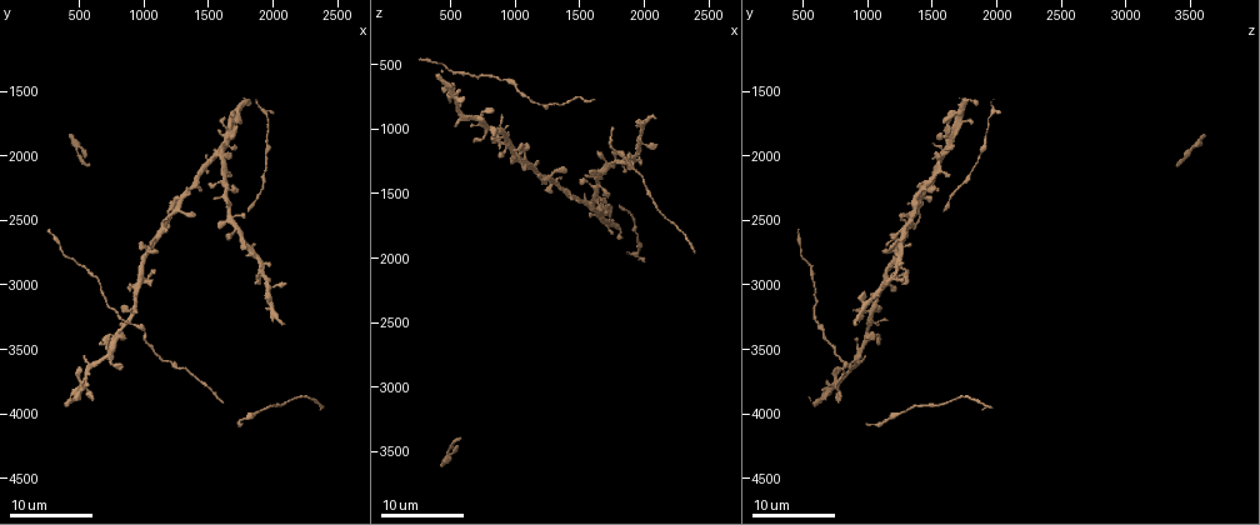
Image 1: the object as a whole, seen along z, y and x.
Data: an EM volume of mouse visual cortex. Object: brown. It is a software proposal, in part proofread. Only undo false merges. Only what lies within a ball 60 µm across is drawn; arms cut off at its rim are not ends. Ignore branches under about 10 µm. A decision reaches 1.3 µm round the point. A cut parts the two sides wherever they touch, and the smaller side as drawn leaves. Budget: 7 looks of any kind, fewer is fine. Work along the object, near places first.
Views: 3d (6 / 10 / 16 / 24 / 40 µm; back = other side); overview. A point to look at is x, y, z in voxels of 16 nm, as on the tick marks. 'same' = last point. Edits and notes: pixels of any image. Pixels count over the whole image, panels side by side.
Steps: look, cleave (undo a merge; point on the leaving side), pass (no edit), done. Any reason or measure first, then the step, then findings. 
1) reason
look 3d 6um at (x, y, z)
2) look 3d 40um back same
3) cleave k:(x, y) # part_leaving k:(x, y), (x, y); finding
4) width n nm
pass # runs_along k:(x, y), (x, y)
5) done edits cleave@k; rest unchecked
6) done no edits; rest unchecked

three arms meet
look 3d 24um at (1100, 2640, 1260)

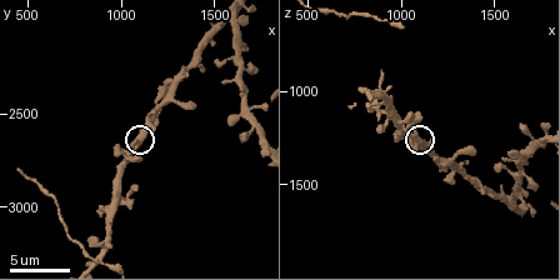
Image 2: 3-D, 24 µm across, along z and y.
look 3d 10um at (1120, 2640, 1260)

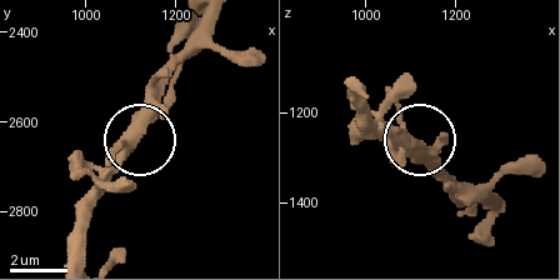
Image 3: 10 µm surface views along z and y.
arms 3
pass # runs_along 3:(130, 126), (134, 134), (139, 110), (163, 84); one neuron here

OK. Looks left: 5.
look 3d 16um at (1080, 3520, 760)

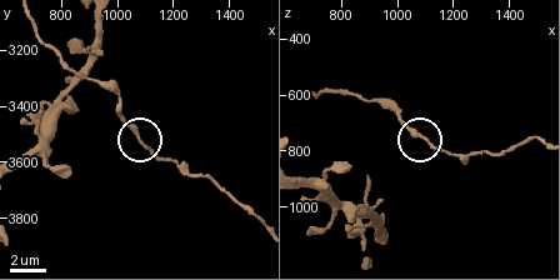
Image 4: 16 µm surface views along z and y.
look 3d 6um at (1080, 3510, 750)

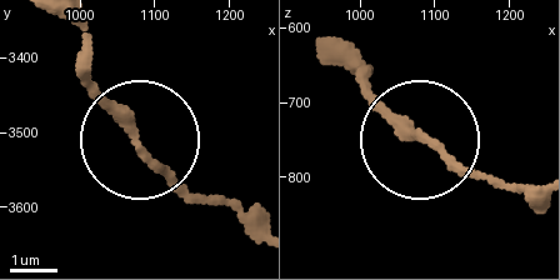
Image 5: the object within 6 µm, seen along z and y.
width 220 nm
pass # all the same neuron

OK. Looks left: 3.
a narrow waist
look 3d 16um at (900, 3300, 620)

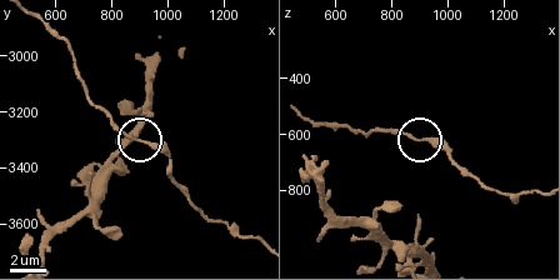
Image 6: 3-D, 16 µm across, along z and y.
look 3d 10um at (910, 3300, 620)

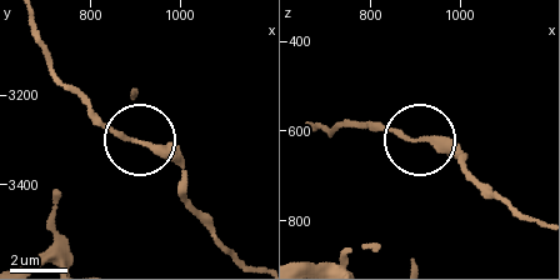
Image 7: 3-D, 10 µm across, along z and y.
pass # continuous, no second neuron

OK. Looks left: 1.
done no edits; rest unchecked

